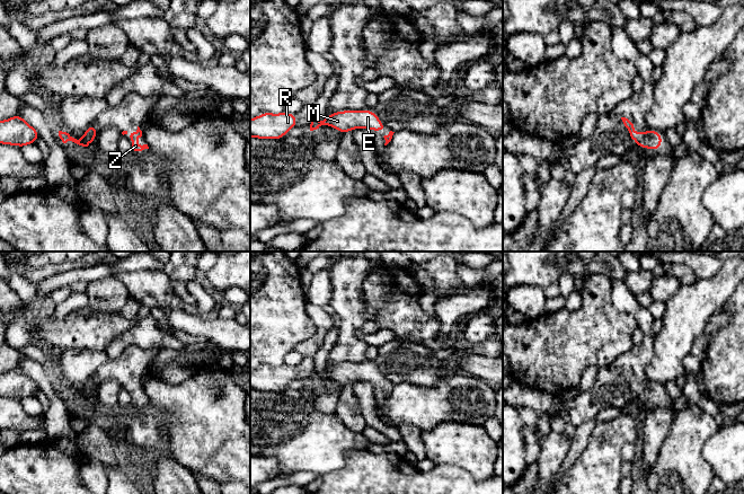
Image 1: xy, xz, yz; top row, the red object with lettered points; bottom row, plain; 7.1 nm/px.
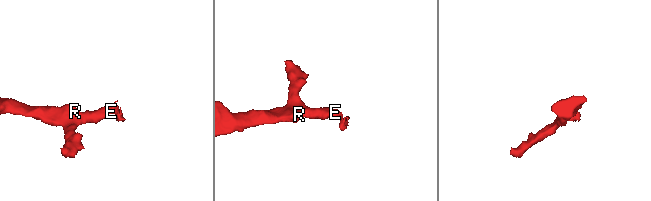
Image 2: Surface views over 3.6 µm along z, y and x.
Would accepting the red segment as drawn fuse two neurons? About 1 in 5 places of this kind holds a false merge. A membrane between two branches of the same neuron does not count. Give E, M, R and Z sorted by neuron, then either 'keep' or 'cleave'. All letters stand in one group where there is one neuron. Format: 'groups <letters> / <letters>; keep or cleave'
groups E M R Z; keep

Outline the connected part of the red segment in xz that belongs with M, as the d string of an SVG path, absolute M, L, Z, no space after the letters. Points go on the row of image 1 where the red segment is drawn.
M371 109L364 111L340 111L326 115L321 124L317 115L313 114L310 131L322 126L330 125L340 133L354 131L357 127L367 129L370 131L386 131L387 126L380 121L375 113Z

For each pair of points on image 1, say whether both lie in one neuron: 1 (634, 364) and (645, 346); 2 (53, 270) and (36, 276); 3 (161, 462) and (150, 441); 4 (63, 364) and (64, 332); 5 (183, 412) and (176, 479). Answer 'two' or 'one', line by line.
1: one
2: one
3: two
4: two
5: two

